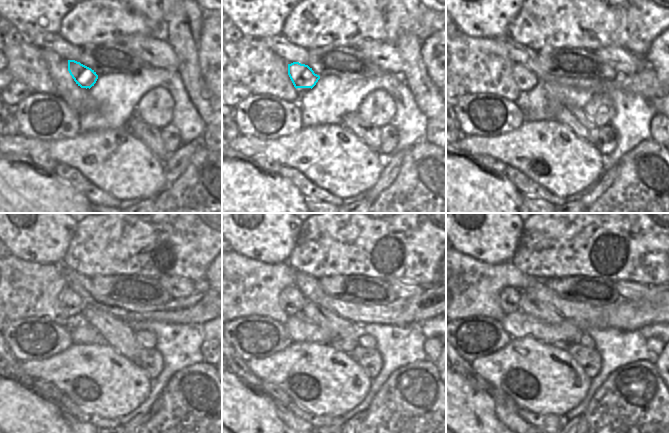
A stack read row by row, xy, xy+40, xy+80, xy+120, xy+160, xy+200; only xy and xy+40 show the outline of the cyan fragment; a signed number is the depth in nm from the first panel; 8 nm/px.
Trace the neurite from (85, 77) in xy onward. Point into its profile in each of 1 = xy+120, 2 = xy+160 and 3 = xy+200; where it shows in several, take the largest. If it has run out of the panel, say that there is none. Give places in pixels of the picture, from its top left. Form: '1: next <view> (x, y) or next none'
1: next xy+120 (70, 301)
2: next xy+160 (291, 299)
3: next xy+200 (509, 297)

